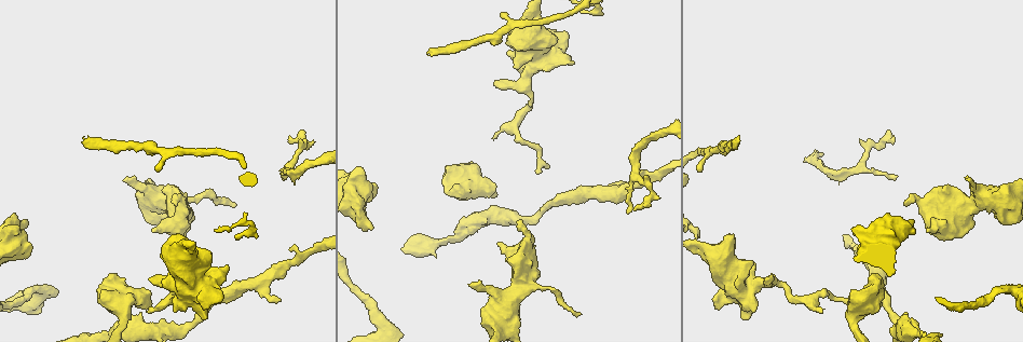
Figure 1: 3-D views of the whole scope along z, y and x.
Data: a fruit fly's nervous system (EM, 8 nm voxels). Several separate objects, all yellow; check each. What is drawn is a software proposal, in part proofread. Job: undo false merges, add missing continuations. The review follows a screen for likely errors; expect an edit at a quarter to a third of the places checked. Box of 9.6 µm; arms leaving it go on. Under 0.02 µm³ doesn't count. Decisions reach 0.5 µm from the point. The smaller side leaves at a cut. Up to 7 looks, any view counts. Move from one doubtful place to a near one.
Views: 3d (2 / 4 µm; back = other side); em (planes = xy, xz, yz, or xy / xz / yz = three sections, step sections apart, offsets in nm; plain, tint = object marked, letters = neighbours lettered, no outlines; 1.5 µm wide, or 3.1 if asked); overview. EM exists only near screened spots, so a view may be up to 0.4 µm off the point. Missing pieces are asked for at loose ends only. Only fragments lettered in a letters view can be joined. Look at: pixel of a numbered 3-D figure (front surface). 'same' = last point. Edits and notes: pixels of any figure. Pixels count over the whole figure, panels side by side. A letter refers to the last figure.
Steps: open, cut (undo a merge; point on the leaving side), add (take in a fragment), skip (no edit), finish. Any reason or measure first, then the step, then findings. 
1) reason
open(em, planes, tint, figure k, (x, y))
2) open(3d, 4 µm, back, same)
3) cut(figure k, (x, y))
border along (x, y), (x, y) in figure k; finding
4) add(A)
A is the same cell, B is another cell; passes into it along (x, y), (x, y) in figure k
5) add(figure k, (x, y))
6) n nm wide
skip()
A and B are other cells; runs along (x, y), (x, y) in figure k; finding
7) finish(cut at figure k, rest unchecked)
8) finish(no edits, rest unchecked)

open(3d, 2 µm, figure 1, (470, 283))

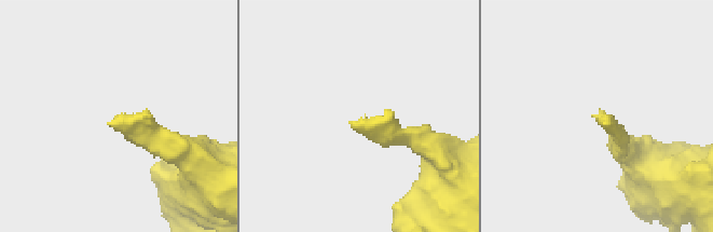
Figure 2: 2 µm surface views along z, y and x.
open(em, planes, letters, figure 2, (600, 122))

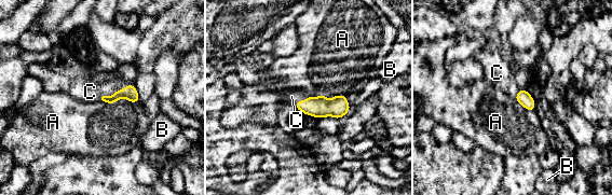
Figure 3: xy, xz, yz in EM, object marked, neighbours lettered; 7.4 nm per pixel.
add(C)
C is the same cell, A and B are other cells; passes into it along (130, 93), (113, 94), (90, 92) in figure 3; the neuron continues

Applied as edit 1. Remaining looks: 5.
see it whole again
open(overview)

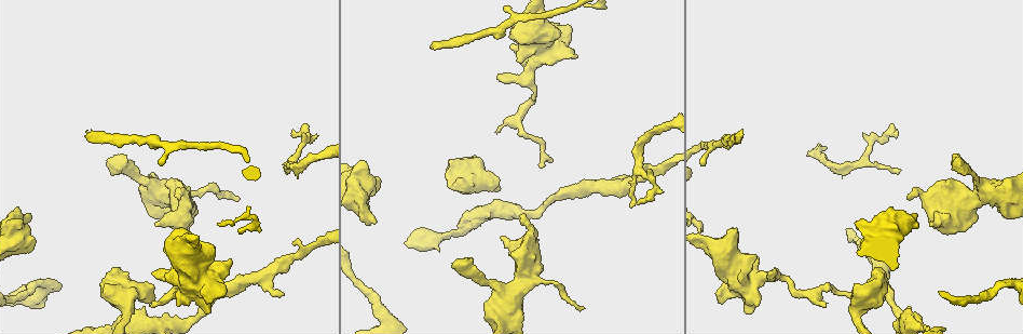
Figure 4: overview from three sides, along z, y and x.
free end
open(3d, 2 µm, figure 4, (151, 299))

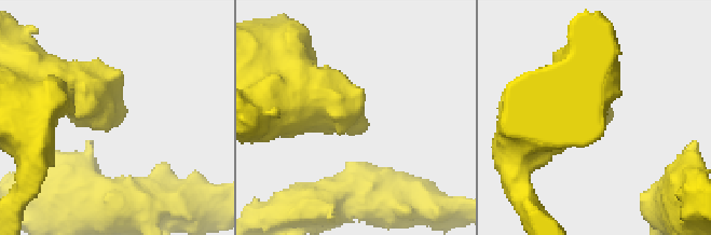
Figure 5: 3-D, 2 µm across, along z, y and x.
shape alone is not enough
open(em, 3.1 µm, planes, letters, figure 5, (117, 120))

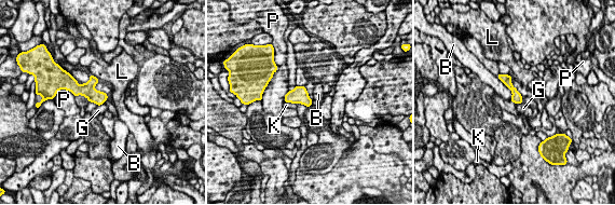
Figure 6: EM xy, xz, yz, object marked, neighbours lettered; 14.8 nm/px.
skip()
B, G, K, L and P are other cells; border along (104, 103), (97, 106) in figure 6; none of them fits

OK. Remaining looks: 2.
thick end
open(em, planes, letters, figure 4, (520, 44))

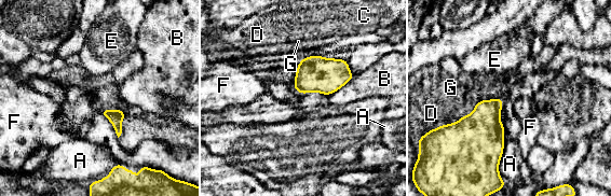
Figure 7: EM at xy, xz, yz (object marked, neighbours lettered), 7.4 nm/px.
skip()
A, B, C, D, E, F and G are other cells; border along (353, 76), (327, 95) in figure 7; no lettered fragment goes on from it

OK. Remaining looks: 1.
finish(add at figure 3, rest unchecked)

